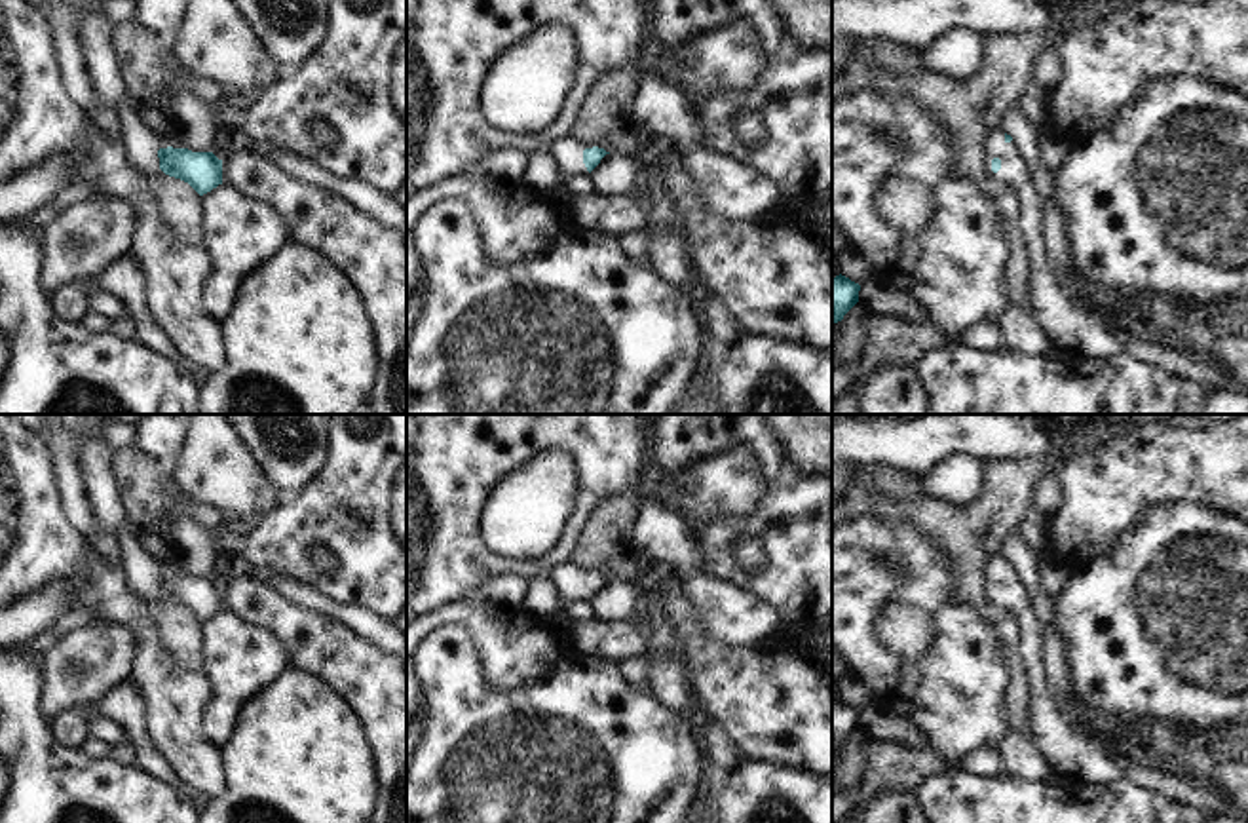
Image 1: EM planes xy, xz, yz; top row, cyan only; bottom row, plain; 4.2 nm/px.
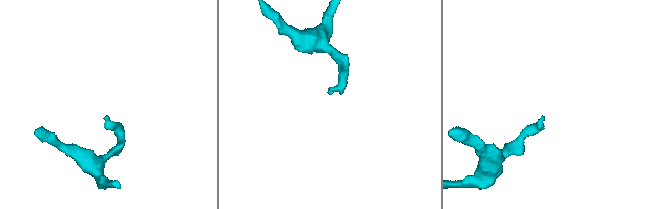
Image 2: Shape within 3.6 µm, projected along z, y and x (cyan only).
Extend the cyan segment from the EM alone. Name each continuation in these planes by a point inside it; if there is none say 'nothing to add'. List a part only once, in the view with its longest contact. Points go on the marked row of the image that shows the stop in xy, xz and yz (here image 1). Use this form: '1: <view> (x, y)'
1: yz (1068, 324)

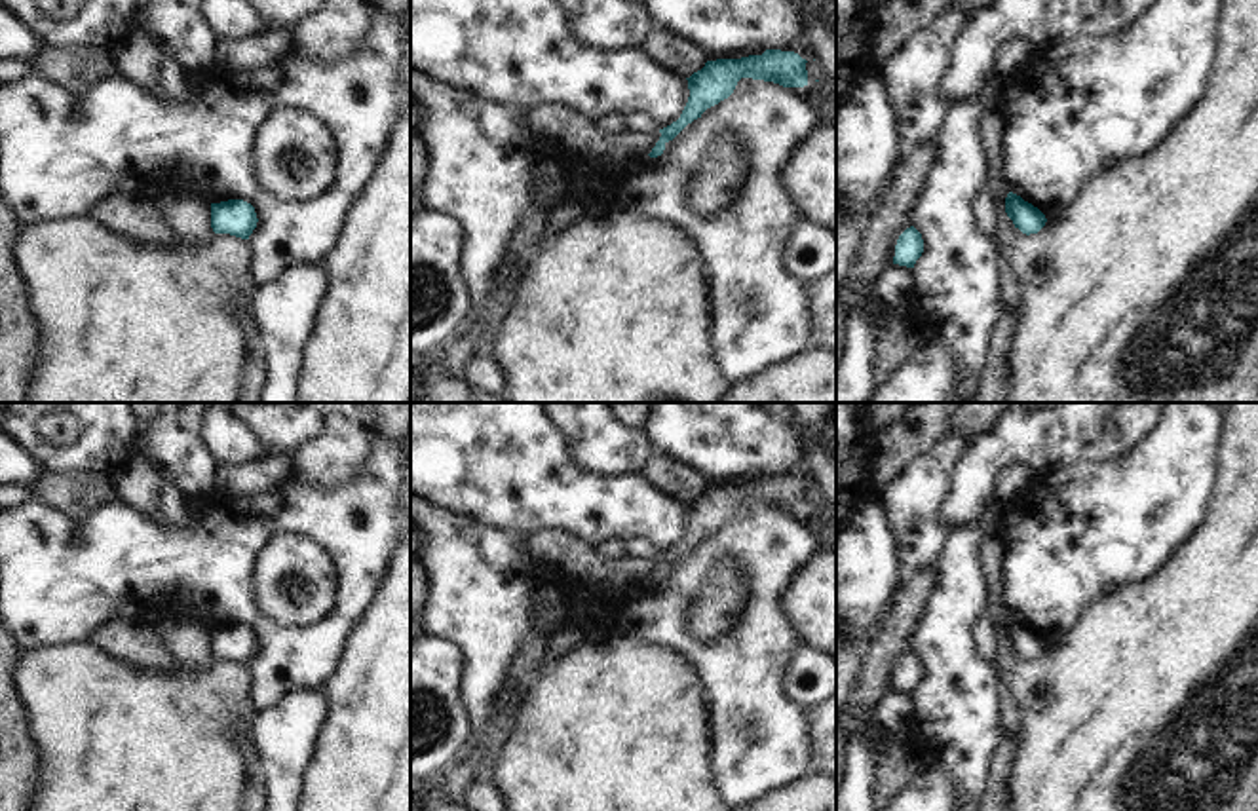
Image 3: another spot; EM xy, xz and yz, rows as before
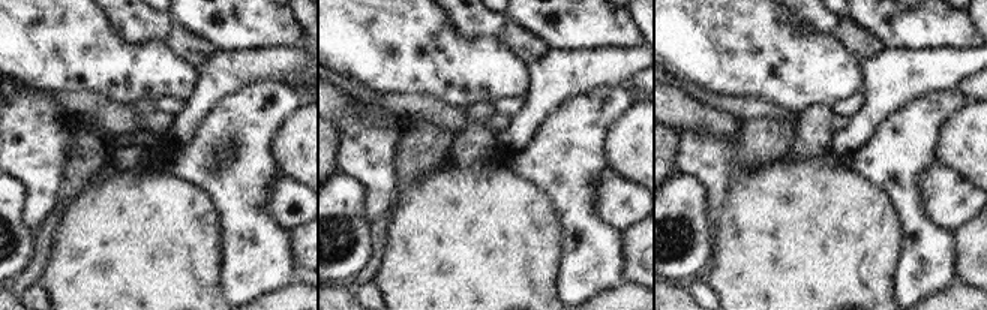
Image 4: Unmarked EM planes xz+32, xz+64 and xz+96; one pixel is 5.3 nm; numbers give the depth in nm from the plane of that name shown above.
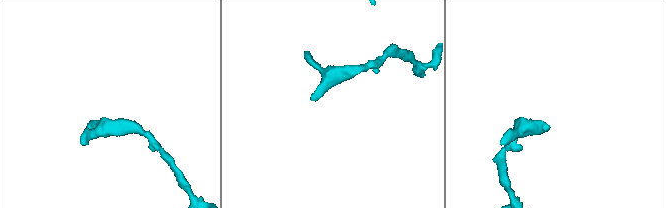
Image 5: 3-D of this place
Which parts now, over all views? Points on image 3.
nothing to add

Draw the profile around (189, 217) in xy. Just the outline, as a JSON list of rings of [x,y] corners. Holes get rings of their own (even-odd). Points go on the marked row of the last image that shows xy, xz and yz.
[[[162,196],[158,213],[182,247],[203,245],[213,237],[211,205],[198,196]]]

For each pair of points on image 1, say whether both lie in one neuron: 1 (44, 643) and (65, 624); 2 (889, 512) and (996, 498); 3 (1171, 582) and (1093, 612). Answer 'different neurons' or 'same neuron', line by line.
1: same neuron
2: same neuron
3: same neuron

